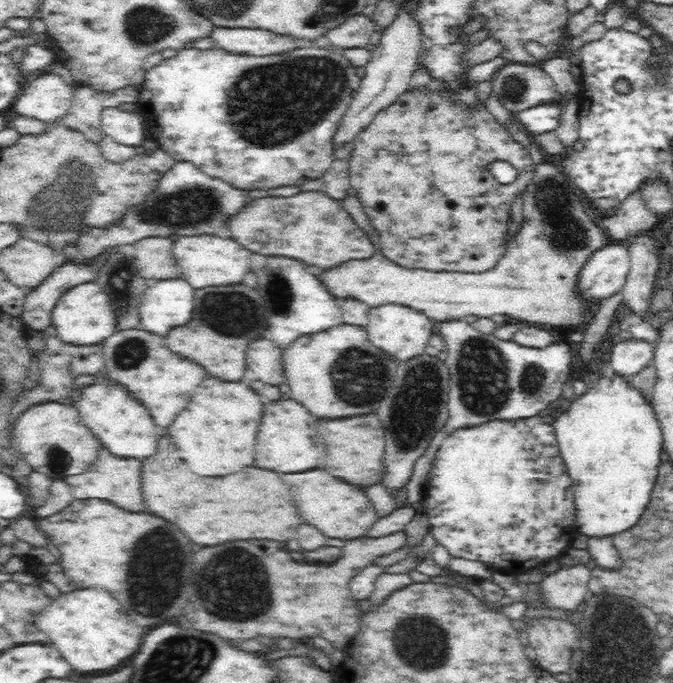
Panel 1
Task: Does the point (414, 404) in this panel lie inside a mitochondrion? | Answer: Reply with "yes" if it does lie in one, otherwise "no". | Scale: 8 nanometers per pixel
yes

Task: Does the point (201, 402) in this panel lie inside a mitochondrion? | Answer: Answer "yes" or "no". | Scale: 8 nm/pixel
no

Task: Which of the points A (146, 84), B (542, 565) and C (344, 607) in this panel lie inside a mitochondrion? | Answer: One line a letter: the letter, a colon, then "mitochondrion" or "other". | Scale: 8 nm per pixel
A: other
B: other
C: other

